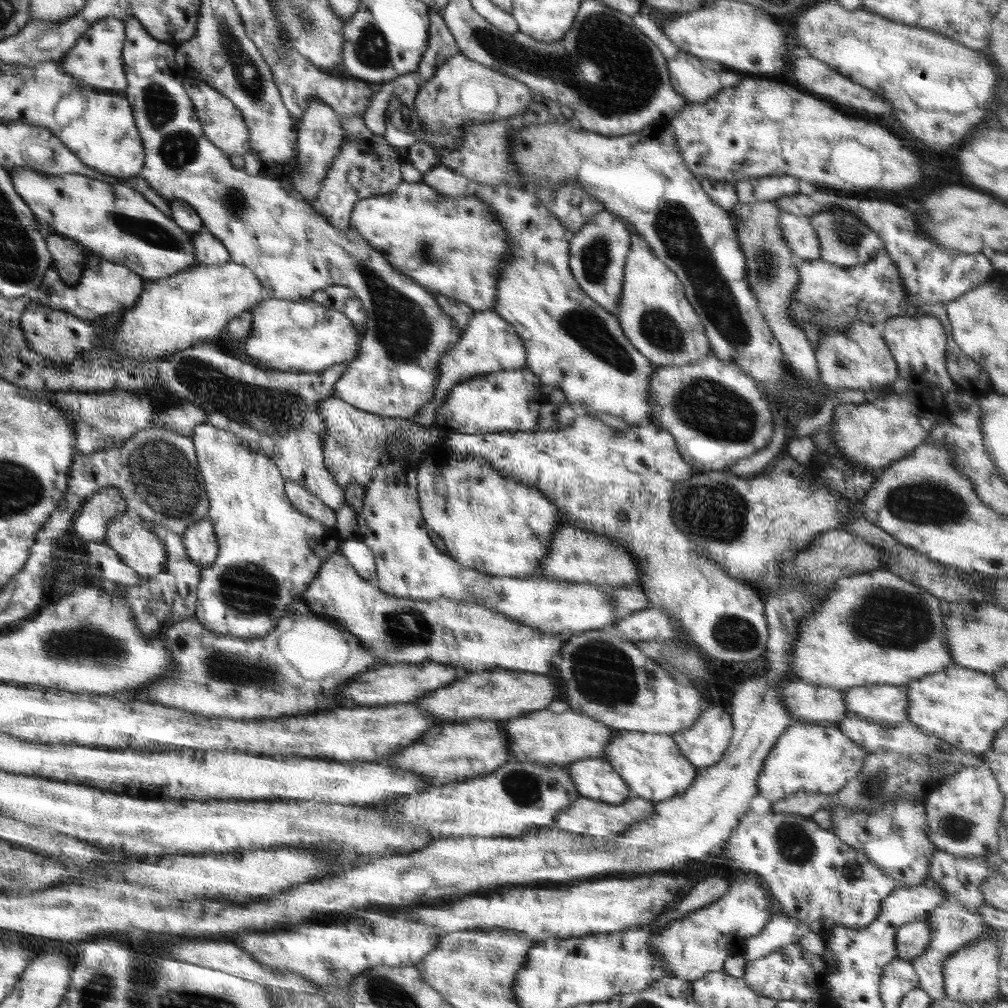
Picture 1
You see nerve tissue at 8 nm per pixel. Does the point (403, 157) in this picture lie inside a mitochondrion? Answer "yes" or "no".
no

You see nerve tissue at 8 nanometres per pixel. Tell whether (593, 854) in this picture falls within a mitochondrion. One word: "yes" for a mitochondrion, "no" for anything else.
no

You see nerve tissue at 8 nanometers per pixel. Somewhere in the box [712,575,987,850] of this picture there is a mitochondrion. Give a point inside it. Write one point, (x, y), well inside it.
(893, 618)

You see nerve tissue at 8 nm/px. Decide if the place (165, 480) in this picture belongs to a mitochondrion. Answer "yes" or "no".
yes

